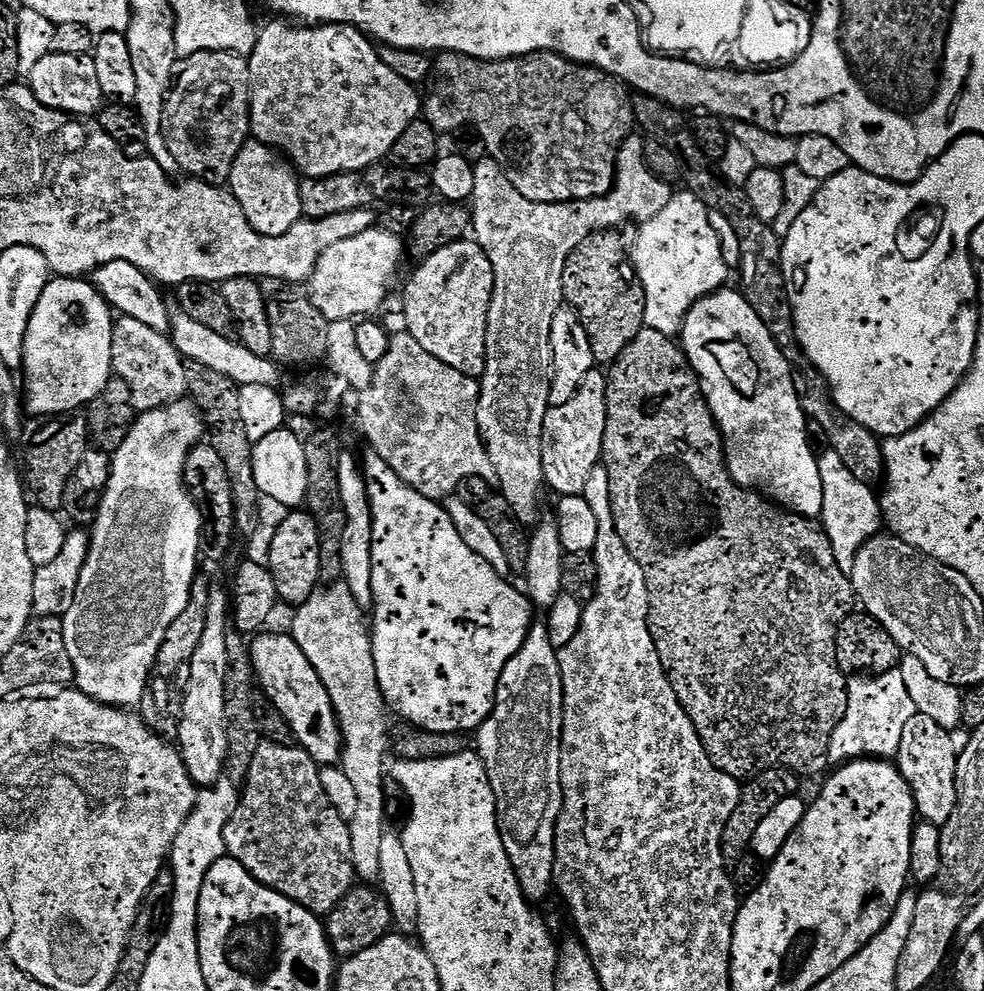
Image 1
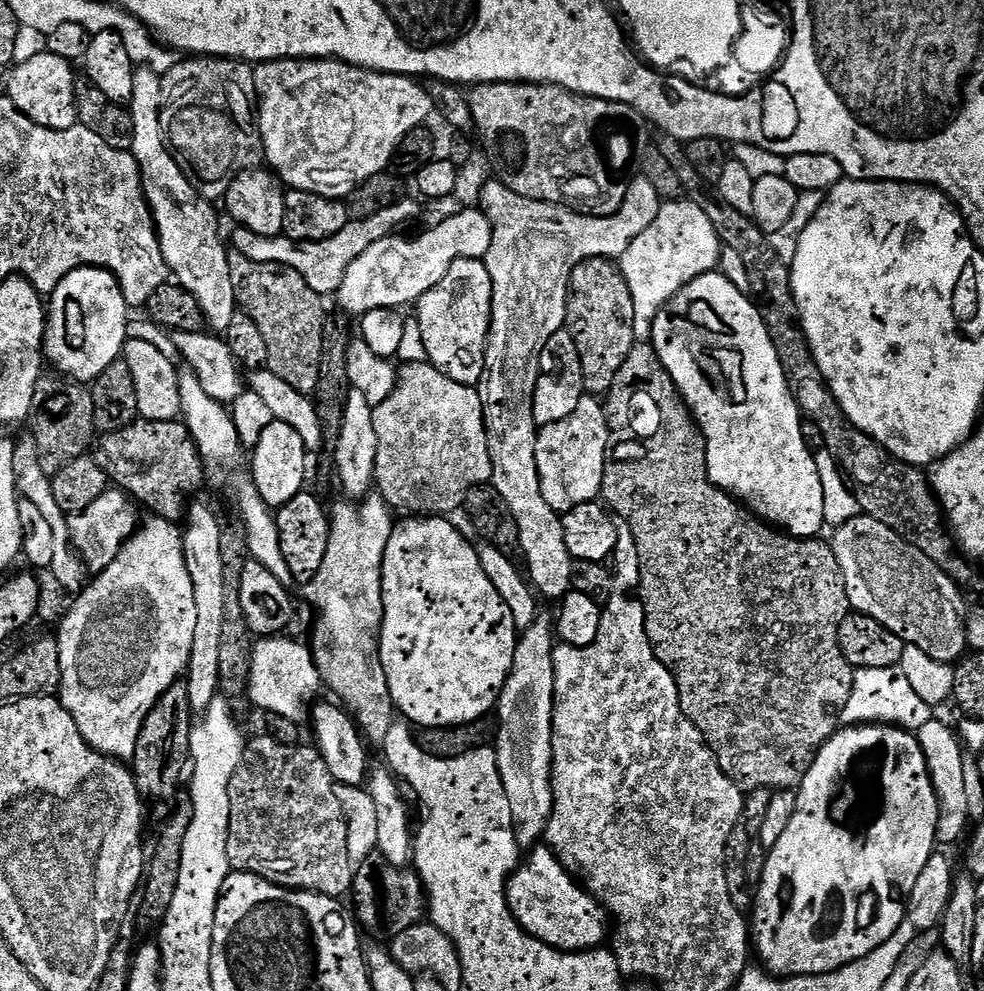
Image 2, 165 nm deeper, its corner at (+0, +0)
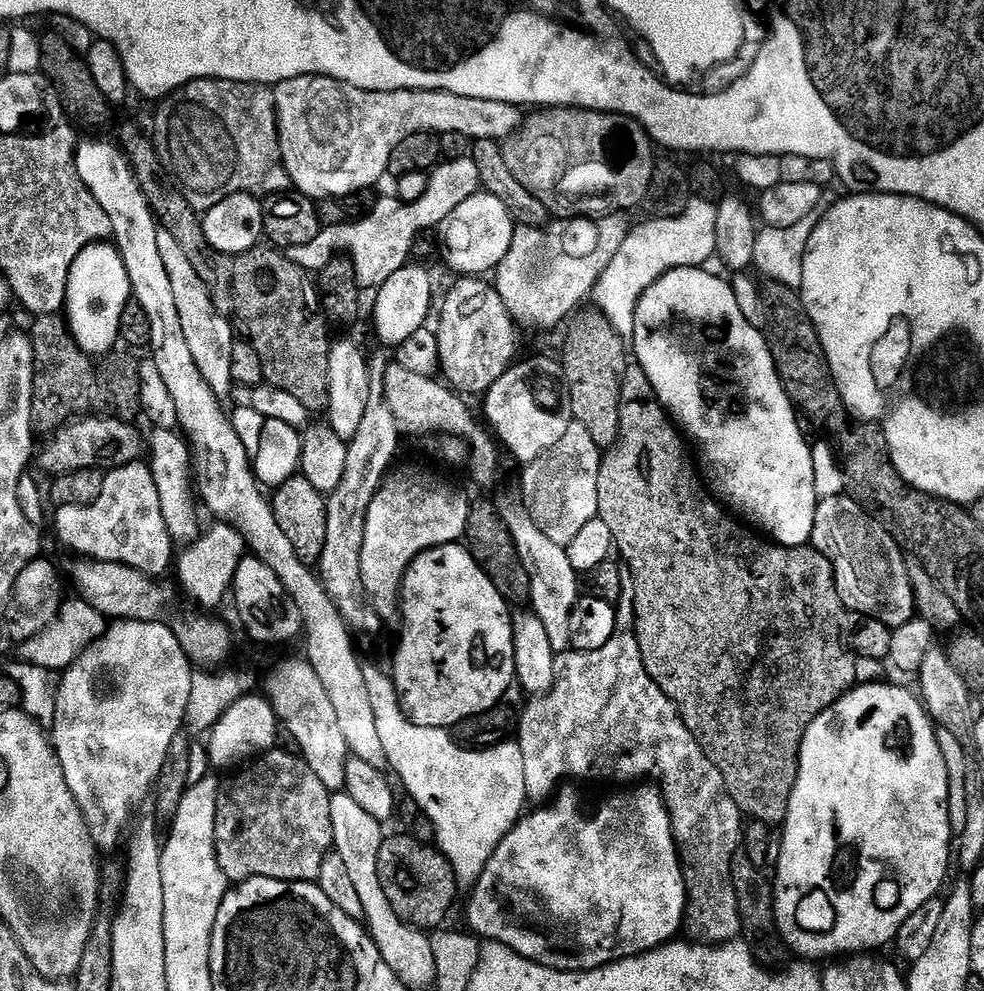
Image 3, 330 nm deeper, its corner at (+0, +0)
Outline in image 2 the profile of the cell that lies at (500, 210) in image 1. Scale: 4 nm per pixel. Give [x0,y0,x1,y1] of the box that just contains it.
[478,174,661,602]

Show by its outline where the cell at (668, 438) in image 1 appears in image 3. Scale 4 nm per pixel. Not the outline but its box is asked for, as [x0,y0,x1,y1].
[598,363,858,826]

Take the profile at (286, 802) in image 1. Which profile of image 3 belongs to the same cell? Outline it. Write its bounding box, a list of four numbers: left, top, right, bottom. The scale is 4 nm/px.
[216,752,334,885]

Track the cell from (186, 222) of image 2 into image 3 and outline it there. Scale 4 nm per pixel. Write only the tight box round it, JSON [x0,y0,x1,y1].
[158,230,234,398]

